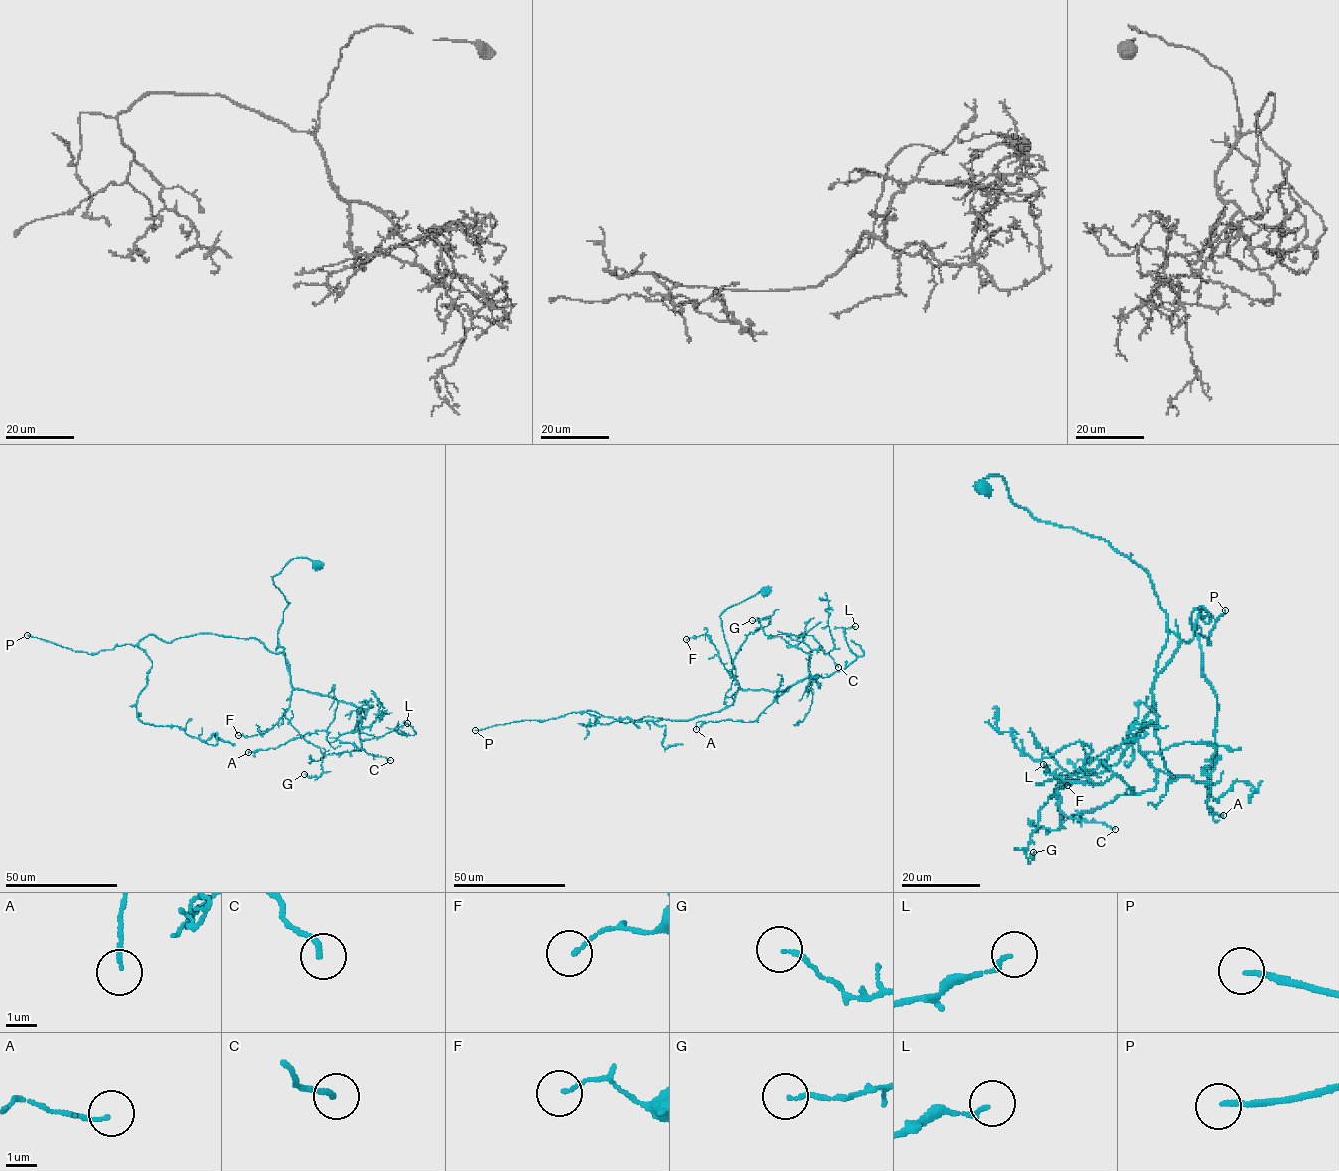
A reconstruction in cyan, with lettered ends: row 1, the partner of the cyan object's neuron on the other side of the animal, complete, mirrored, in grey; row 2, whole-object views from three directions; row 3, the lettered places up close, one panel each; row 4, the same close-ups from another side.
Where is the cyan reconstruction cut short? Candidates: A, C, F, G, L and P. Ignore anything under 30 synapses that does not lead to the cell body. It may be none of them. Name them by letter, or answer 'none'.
P

